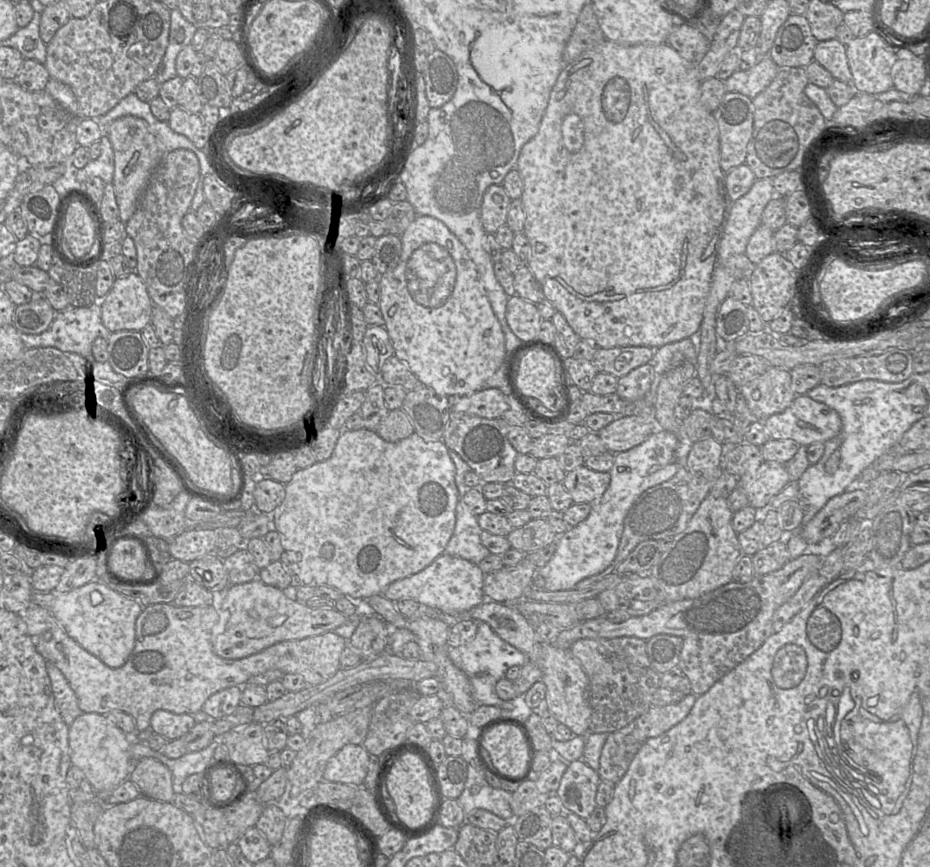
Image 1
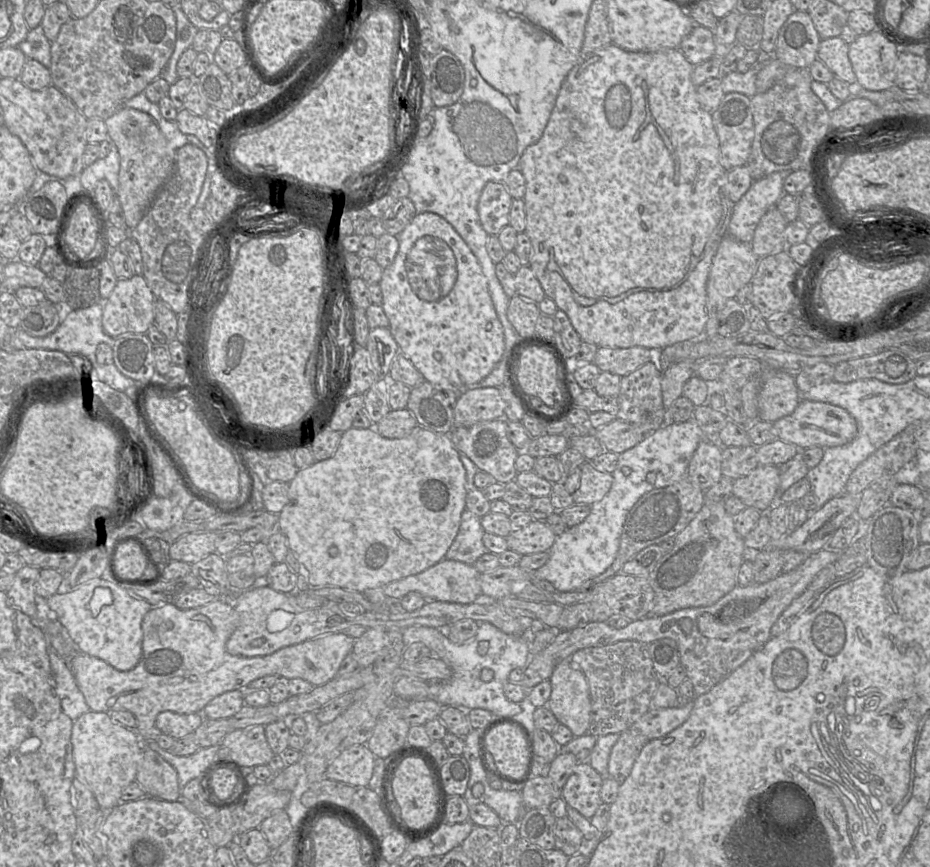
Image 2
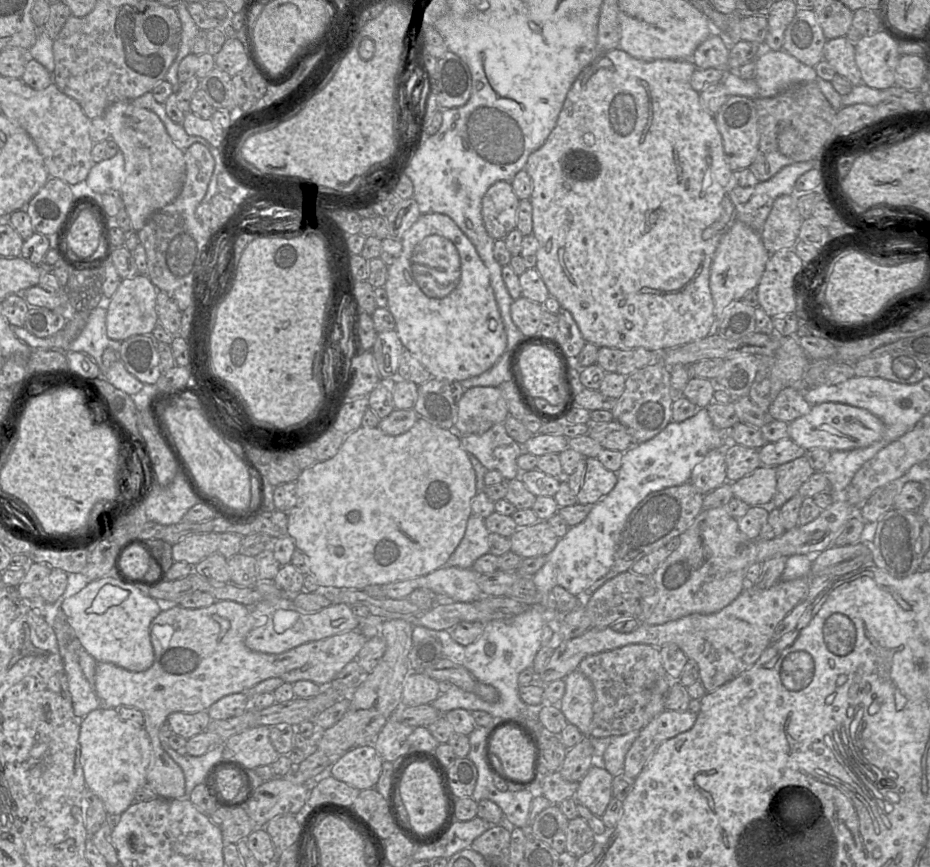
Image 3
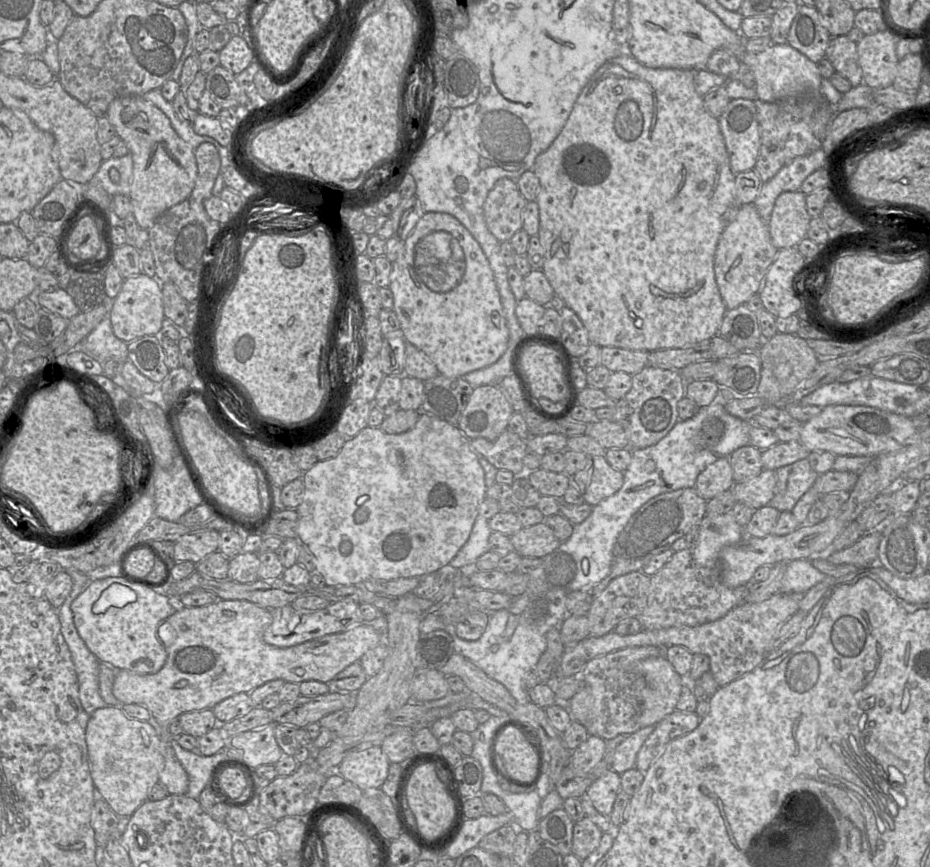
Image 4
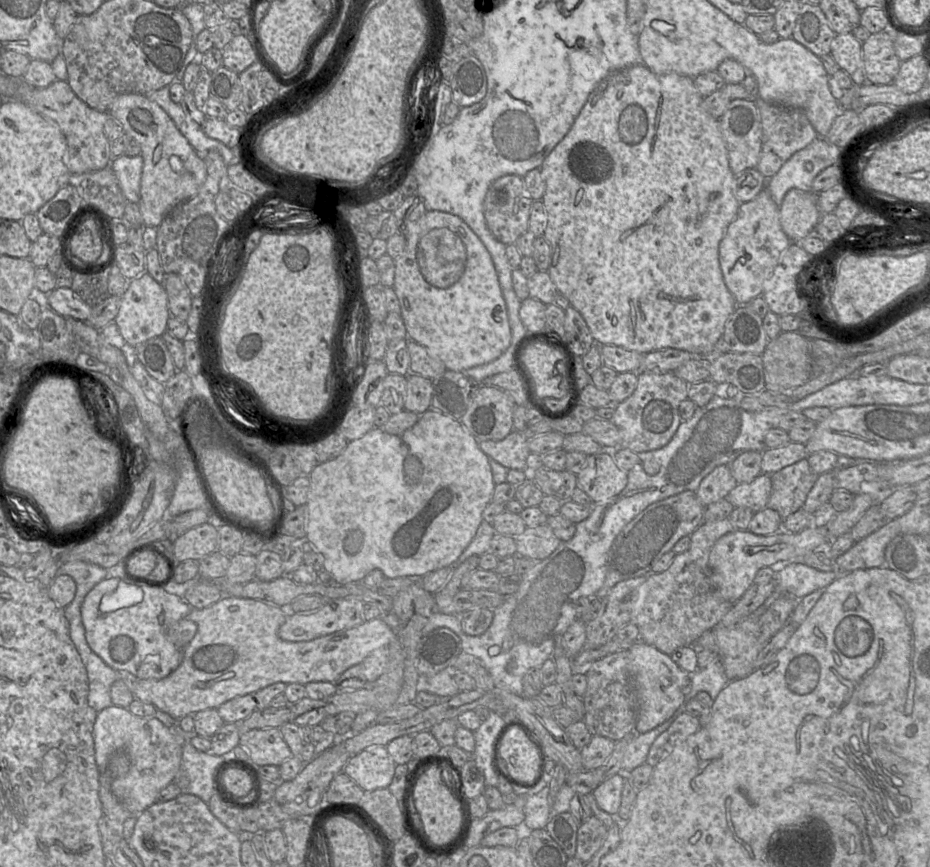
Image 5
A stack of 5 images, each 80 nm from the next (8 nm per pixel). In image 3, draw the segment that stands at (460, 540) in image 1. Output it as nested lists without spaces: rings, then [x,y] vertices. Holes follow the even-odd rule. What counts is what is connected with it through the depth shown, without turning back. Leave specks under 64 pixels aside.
[[[471,514],[462,540],[444,566],[471,569],[479,557],[489,553],[489,534],[484,519]]]

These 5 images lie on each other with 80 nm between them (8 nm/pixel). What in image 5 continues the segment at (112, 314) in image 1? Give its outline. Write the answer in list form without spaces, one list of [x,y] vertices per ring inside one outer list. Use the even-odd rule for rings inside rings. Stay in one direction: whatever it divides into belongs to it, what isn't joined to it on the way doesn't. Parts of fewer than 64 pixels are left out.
[[[145,271],[128,282],[114,321],[123,338],[130,345],[137,346],[150,338],[162,336],[168,329],[170,316],[168,298],[163,285]]]

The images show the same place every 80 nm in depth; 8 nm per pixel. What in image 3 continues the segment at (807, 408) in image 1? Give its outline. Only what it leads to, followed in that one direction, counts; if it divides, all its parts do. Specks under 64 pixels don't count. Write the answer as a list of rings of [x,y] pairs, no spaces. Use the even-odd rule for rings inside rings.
[[[834,402],[812,405],[808,414],[790,422],[788,427],[789,438],[804,449],[823,448],[831,452],[867,447],[884,433],[882,421],[868,410]]]

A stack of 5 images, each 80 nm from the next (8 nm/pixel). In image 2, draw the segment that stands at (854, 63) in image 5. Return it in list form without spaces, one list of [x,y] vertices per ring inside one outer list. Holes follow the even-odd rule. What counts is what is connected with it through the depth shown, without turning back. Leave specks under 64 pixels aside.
[[[841,37],[820,41],[817,59],[822,61],[834,74],[849,85],[856,87],[856,76],[848,57],[849,44]]]

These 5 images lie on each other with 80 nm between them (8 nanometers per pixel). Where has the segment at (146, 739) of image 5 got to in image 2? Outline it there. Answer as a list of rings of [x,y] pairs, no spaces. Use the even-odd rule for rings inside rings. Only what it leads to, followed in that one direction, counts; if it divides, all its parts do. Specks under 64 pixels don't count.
[[[88,711],[73,722],[71,743],[75,777],[95,796],[101,809],[110,811],[121,802],[125,787],[136,779],[144,745],[137,732],[112,720],[107,712]]]

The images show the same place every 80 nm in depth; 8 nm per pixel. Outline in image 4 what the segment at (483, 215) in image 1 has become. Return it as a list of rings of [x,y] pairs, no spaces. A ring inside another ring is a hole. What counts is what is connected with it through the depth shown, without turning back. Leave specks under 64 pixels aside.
[[[501,178],[489,191],[483,206],[484,219],[490,233],[501,243],[522,230],[522,212],[527,200],[515,180]]]

